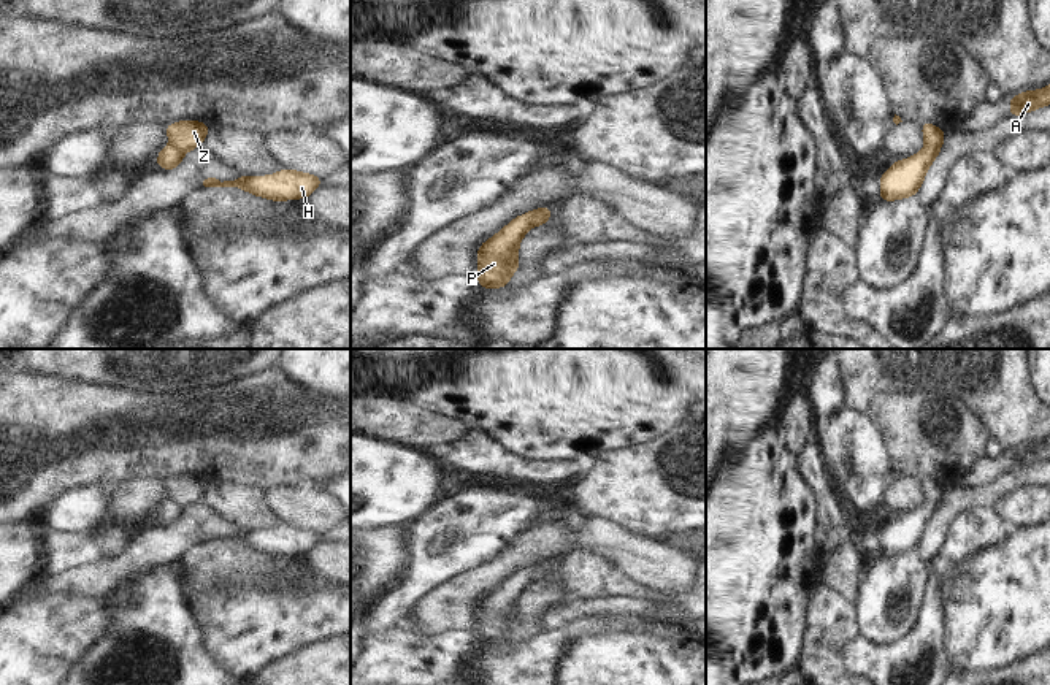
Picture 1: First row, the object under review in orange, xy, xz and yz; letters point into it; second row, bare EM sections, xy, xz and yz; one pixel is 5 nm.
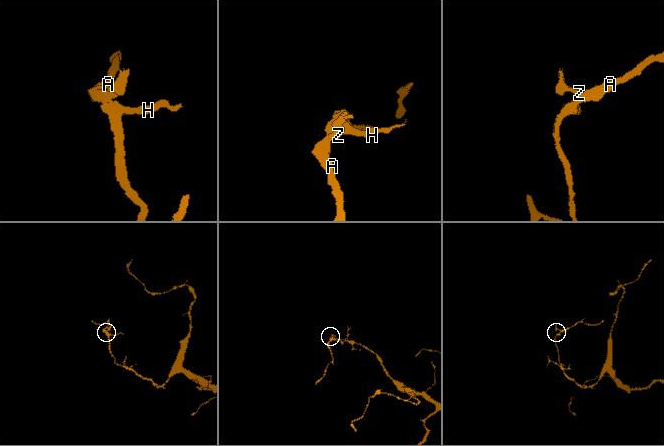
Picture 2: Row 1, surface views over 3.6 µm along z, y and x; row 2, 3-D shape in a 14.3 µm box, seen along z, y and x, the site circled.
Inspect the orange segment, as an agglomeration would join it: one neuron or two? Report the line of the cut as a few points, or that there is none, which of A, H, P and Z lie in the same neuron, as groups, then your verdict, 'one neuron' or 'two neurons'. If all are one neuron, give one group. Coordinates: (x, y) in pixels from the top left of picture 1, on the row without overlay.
cut xz (533, 566), (530, 581); groups A H P / Z; two neurons

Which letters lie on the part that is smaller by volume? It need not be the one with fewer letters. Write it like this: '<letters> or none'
Z

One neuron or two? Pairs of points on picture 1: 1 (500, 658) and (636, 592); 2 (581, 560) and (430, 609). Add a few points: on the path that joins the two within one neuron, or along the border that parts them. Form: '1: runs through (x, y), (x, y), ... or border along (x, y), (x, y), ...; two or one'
1: border along (666, 596), (641, 601); two
2: border along (595, 554), (573, 551), (559, 563); two

